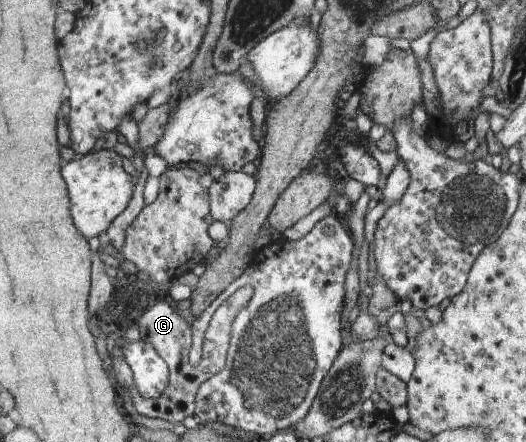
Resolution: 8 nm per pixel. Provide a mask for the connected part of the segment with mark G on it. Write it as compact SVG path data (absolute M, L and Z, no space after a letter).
M163 299L152 301L137 320L141 338L145 338L155 347L170 368L170 385L158 399L141 396L135 385L132 370L124 357L112 361L113 370L117 370L117 374L119 374L117 386L126 389L127 394L133 400L134 410L145 418L157 418L157 422L167 420L167 422L177 423L183 422L187 416L195 417L198 390L201 384L208 381L211 376L191 363L191 322L187 320L189 316L186 312L180 312L170 299Z

